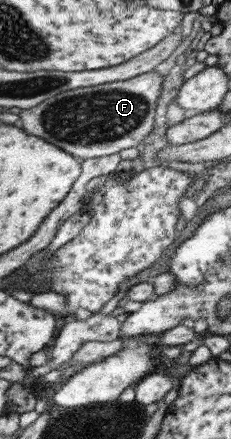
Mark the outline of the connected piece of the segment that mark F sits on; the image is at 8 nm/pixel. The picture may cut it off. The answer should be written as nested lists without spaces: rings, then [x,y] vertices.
[[[146,71],[122,81],[59,92],[32,108],[21,109],[18,128],[56,144],[79,161],[116,154],[135,147],[150,134],[162,78],[158,72]]]

